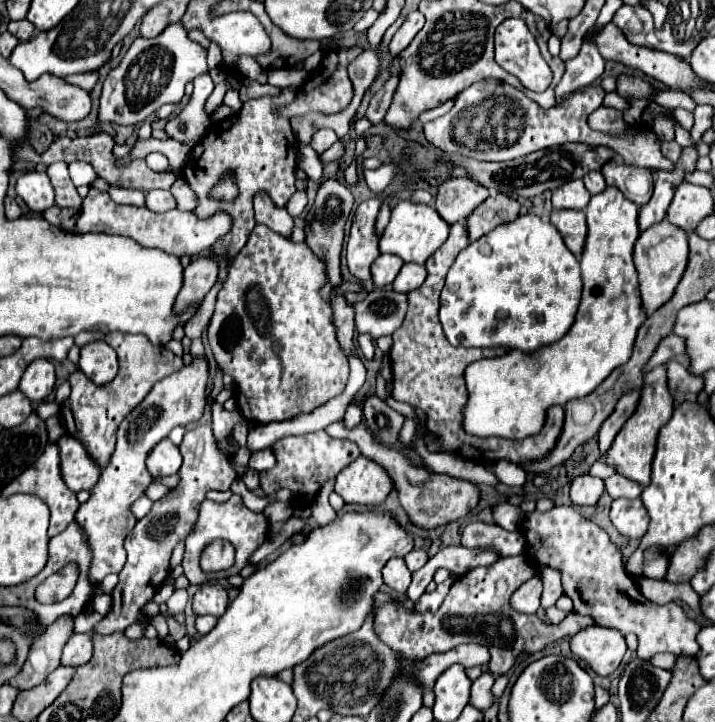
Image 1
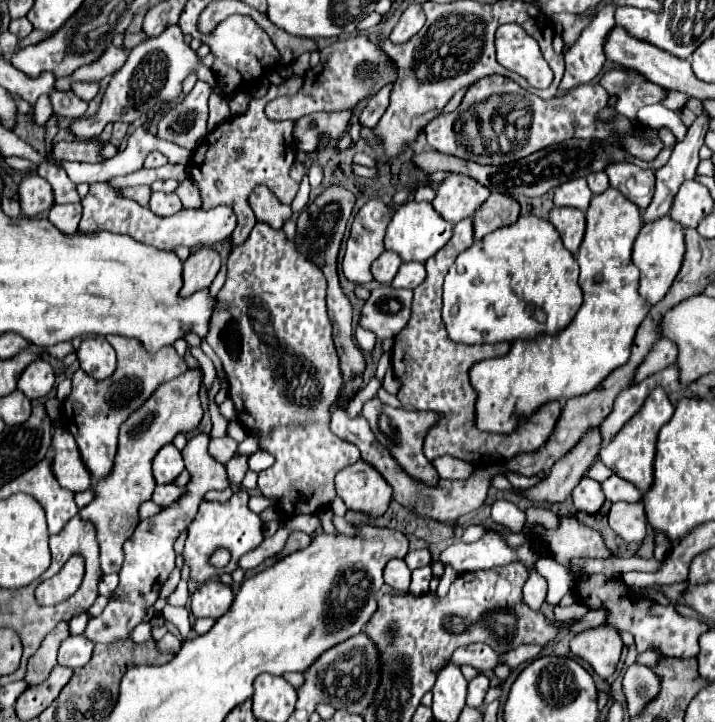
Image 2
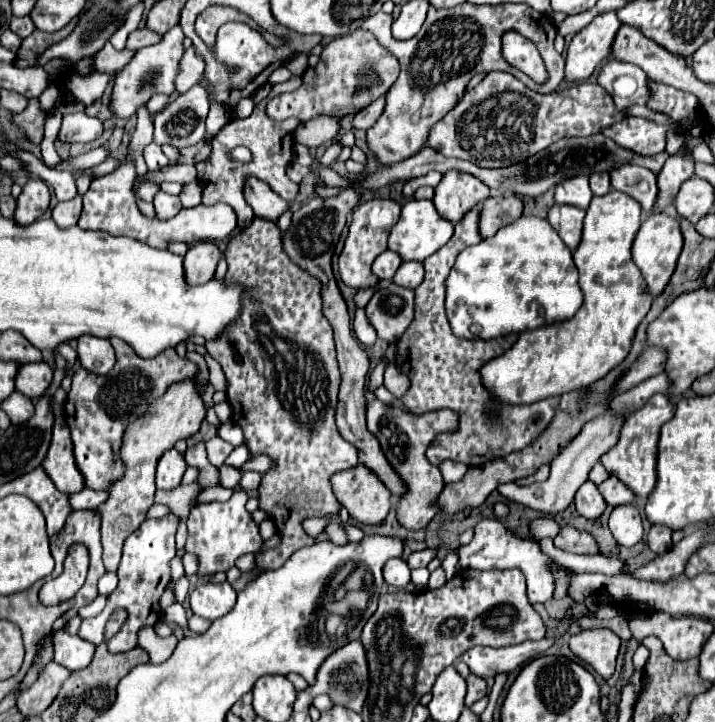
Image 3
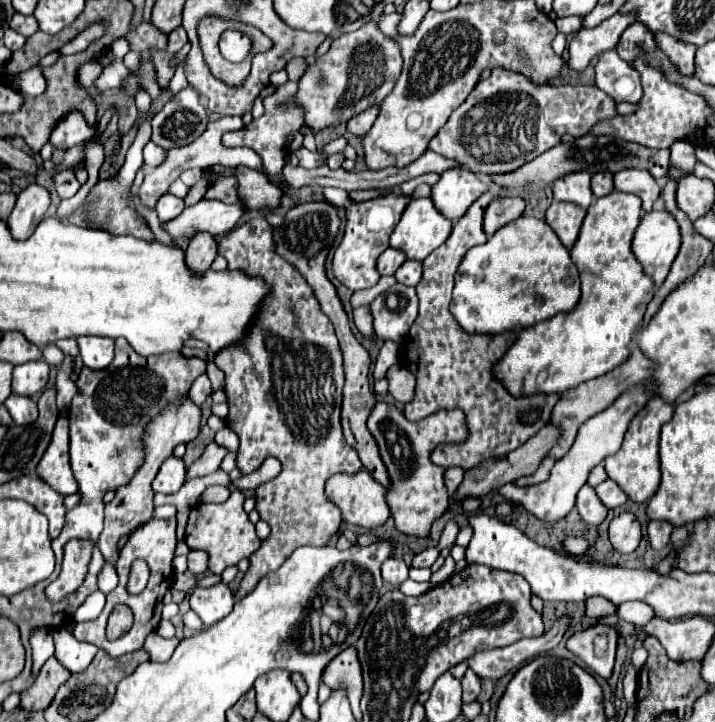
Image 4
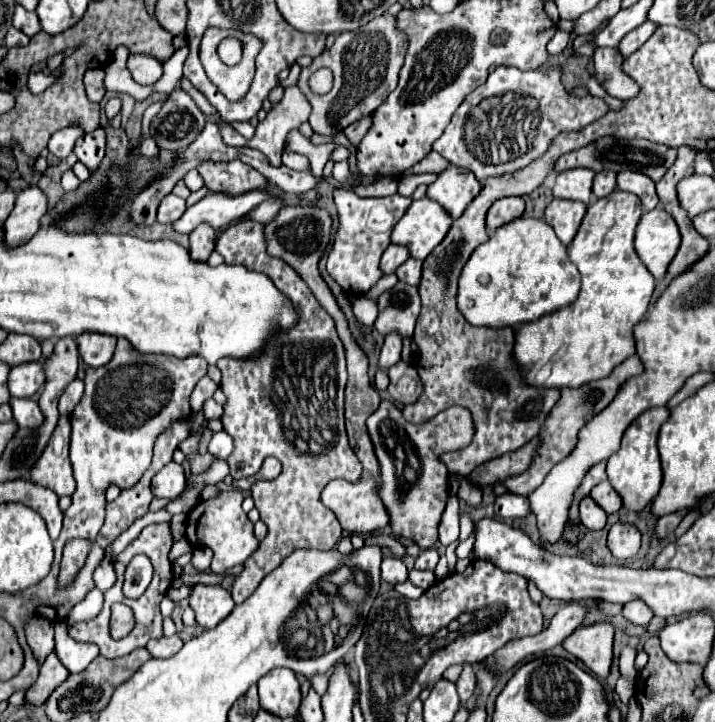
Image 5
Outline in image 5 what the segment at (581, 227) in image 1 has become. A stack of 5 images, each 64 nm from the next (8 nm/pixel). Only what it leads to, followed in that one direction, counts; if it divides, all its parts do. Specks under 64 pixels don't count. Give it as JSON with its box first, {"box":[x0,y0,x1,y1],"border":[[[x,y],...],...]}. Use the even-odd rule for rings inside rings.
{"box":[544,198,588,246],"border":[[[554,198],[546,208],[544,220],[554,228],[556,236],[564,246],[568,246],[574,234],[578,232],[580,222],[586,214],[586,208],[588,206],[582,204],[580,200],[558,200],[558,198]]]}

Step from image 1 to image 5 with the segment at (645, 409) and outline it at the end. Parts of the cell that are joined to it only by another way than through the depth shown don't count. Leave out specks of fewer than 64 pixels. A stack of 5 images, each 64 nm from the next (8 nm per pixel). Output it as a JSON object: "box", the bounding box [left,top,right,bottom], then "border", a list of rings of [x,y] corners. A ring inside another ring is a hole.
{"box":[606,406,670,512],"border":[[[666,406],[650,408],[644,414],[640,414],[626,428],[626,432],[622,436],[620,450],[614,452],[608,458],[608,466],[606,466],[608,482],[612,484],[612,488],[622,498],[622,506],[626,510],[632,510],[632,512],[644,510],[654,500],[654,496],[660,490],[660,484],[662,484],[662,468],[660,468],[660,454],[658,454],[658,448],[656,448],[656,440],[658,440],[660,424],[666,422],[668,416],[670,416],[670,410]]]}

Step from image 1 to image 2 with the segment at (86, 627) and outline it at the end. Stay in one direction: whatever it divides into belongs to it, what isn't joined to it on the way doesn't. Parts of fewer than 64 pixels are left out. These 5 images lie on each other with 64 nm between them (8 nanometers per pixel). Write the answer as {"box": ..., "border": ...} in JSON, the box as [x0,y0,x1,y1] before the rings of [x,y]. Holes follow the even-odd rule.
{"box":[68,612,90,634],"border":[[[84,612],[84,614],[74,616],[74,618],[68,622],[70,634],[82,634],[82,632],[84,632],[84,628],[86,628],[86,624],[88,624],[88,620],[90,620],[90,616],[88,616],[86,612]]]}

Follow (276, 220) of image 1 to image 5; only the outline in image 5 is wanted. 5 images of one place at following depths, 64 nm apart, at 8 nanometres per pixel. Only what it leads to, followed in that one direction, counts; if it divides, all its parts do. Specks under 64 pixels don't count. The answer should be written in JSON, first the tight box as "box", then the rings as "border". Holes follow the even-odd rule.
{"box":[196,160,268,196],"border":[[[206,160],[196,170],[206,182],[206,188],[210,192],[222,190],[238,196],[250,190],[266,190],[266,184],[268,184],[268,180],[260,172],[242,164],[240,160],[232,160],[232,162]]]}

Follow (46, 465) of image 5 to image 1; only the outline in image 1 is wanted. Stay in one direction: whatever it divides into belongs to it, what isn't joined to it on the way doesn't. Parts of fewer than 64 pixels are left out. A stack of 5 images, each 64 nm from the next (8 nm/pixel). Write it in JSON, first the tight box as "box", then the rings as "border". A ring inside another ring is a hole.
{"box":[58,434,100,492],"border":[[[62,434],[62,438],[58,438],[58,448],[60,448],[60,468],[64,484],[74,492],[92,490],[94,484],[98,482],[100,468],[88,456],[86,448],[78,442],[78,438]]]}

